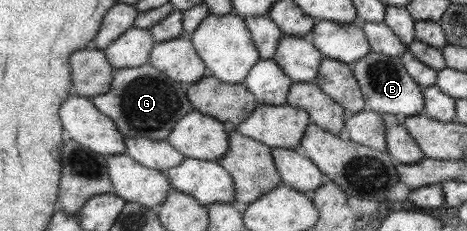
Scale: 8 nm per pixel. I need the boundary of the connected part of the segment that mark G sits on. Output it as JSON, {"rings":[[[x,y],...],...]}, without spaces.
{"rings":[[[149,63],[139,67],[114,70],[107,93],[97,95],[90,100],[103,115],[115,122],[117,130],[125,137],[149,137],[149,139],[165,140],[175,123],[185,113],[193,111],[191,103],[185,97],[185,91],[181,89],[181,83],[171,81],[163,72],[156,70]]]}

